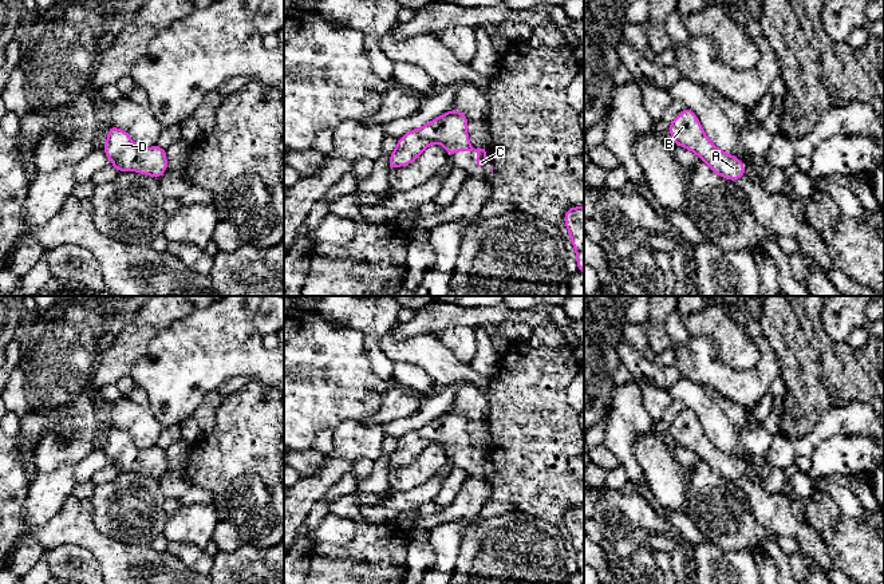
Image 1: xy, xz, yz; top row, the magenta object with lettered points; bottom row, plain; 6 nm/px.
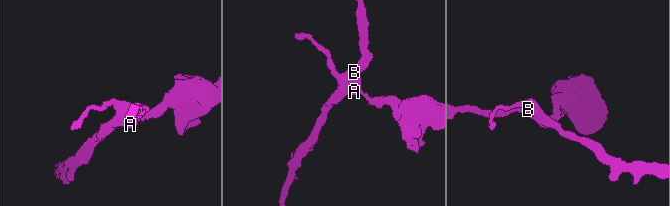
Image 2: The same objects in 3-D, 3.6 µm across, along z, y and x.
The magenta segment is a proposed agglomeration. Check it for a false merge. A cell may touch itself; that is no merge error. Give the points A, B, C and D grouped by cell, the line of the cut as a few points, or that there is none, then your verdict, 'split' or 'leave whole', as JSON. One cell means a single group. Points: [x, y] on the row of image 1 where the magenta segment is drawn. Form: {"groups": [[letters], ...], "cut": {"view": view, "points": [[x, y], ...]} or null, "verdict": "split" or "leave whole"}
{"groups": [["A", "B", "C", "D"]], "cut": null, "verdict": "leave whole"}

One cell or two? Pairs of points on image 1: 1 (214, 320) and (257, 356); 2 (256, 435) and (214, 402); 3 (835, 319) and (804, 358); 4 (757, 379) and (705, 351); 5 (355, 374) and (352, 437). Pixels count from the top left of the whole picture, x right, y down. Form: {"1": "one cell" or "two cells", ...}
{"1": "one cell", "2": "two cells", "3": "two cells", "4": "one cell", "5": "two cells"}

